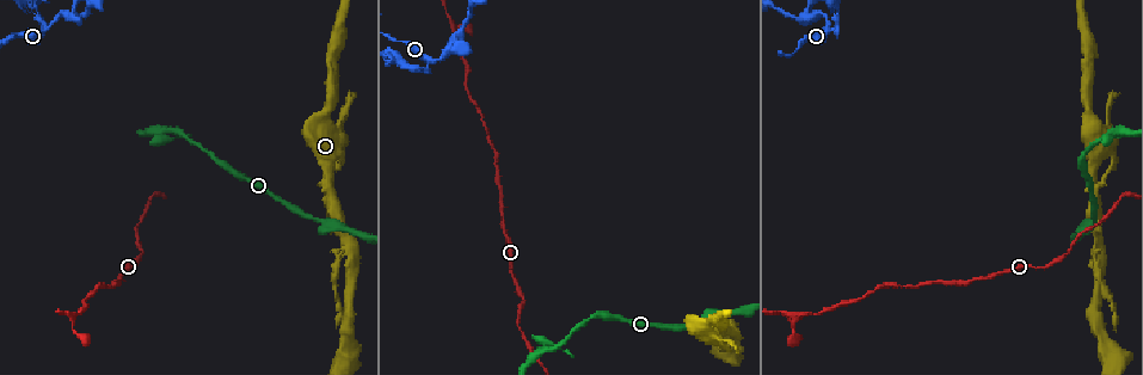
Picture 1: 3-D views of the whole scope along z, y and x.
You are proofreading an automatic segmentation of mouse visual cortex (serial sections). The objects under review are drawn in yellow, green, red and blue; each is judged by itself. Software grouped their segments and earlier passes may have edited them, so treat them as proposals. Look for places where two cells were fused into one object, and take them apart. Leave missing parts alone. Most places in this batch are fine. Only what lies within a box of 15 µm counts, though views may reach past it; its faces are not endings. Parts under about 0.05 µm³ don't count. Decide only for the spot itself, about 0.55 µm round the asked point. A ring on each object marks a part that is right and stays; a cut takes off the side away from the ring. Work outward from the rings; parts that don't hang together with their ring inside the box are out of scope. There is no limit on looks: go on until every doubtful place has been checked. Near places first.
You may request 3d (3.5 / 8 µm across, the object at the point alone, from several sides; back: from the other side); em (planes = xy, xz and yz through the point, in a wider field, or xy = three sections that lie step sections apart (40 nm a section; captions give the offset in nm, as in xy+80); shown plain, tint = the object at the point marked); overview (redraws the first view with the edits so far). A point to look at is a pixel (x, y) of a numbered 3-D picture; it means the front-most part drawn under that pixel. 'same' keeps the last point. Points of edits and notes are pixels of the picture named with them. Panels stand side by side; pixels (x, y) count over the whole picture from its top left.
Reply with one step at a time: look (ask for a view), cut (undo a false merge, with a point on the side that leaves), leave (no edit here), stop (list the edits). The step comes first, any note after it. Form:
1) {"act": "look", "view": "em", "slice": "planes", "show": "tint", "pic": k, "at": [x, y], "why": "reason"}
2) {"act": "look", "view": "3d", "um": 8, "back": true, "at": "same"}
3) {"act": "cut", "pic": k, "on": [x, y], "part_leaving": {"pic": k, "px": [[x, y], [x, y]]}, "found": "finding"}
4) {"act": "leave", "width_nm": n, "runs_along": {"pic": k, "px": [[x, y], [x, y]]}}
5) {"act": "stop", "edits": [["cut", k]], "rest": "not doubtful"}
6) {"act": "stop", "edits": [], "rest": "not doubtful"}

{"act": "look", "view": "3d", "um": 3.5, "pic": 1, "at": [353, 239], "why": "two arms in line, one across"}

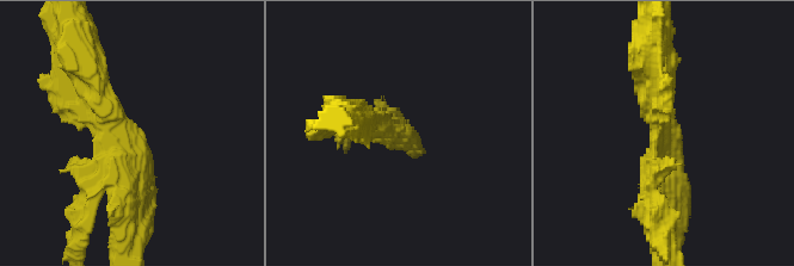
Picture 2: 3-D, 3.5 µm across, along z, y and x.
{"act": "look", "view": "em", "slice": "xy", "step": 3, "show": "plain", "pic": 2, "at": [128, 138]}

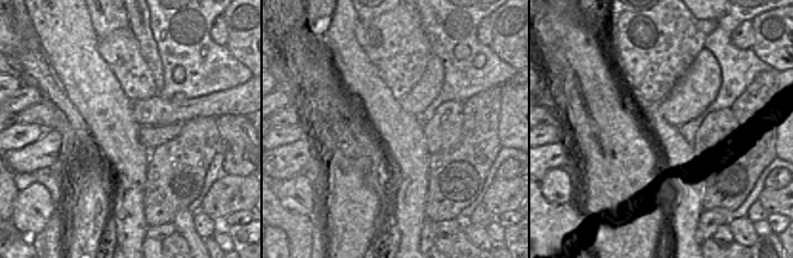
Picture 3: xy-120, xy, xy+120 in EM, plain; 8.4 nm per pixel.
{"act": "look", "view": "em", "slice": "xy", "step": 3, "show": "tint", "at": "same", "why": "where the object lies"}

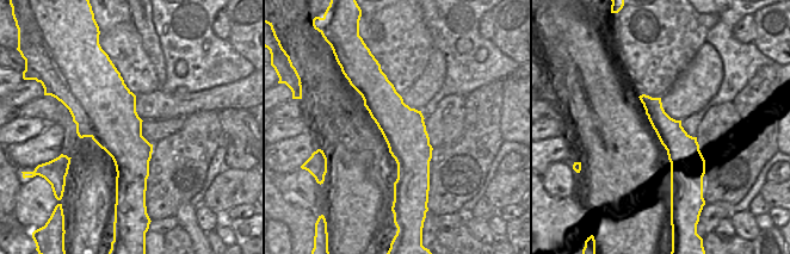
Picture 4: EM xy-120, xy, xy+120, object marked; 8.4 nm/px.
{"act": "leave", "runs_along": {"pic": 2, "px": [[91, 74], [142, 154], [139, 217]]}, "found": "continuous, no second cell"}

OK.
{"act": "look", "view": "3d", "um": 3.5, "back": true, "pic": 1, "at": [560, 343]}

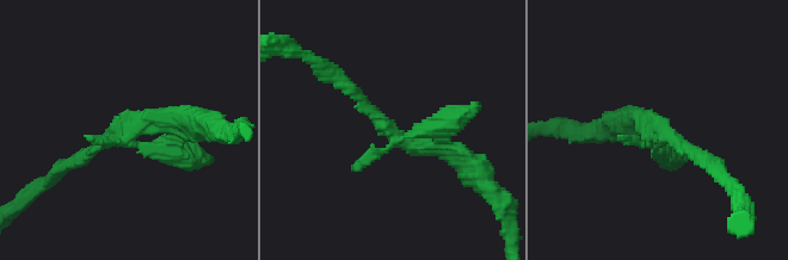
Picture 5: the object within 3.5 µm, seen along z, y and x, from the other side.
{"act": "look", "view": "em", "slice": "xy", "step": 3, "show": "tint", "pic": 5, "at": [121, 126]}

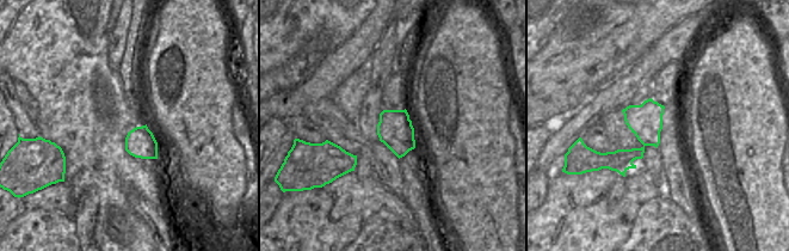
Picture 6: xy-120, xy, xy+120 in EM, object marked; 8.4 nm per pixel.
{"act": "cut", "pic": 5, "on": [461, 110], "part_leaving": {"pic": 5, "px": [[398, 140], [478, 106]]}, "found": "a second cell is stuck on"}

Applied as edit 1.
{"act": "look", "view": "3d", "um": 8, "pic": 1, "at": [42, 28], "why": "three arms meet"}

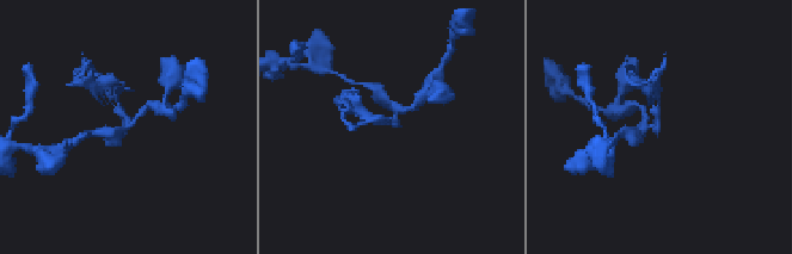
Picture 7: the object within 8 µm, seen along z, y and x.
{"act": "look", "view": "em", "slice": "planes", "show": "tint", "pic": 7, "at": [656, 123]}

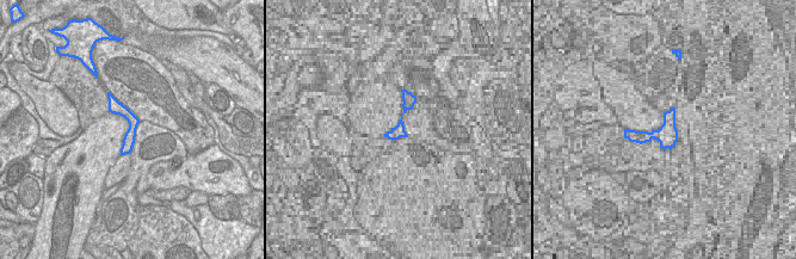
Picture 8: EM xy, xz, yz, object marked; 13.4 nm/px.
{"act": "leave", "width_nm": 160, "runs_along": {"pic": 8, "px": [[111, 99], [131, 119], [127, 150]]}, "found": "continuous, no second cell"}

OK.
{"act": "look", "view": "3d", "um": 3.5, "pic": 1, "at": [808, 18], "why": "a fork"}

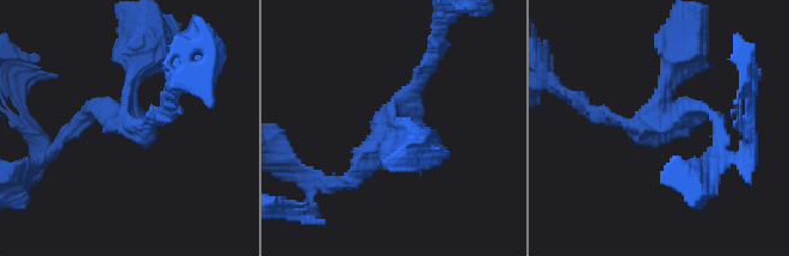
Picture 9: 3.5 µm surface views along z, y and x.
{"act": "look", "view": "em", "slice": "xy", "step": 3, "show": "plain", "pic": 9, "at": [660, 118], "arms": 3, "arm_widths_nm": [150, 200, 300], "why": "shape alone is not enough"}

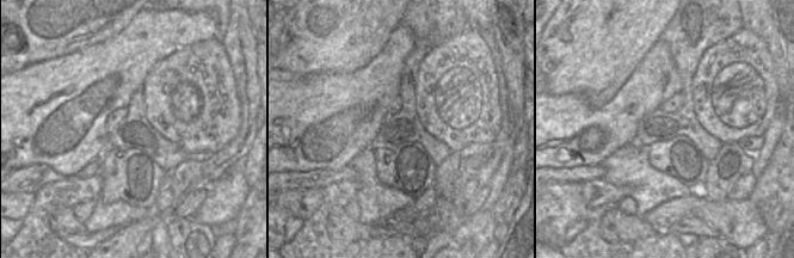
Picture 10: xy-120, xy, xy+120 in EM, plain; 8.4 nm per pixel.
{"act": "look", "view": "em", "slice": "xy", "step": 3, "show": "tint", "at": "same", "why": "with the object marked"}

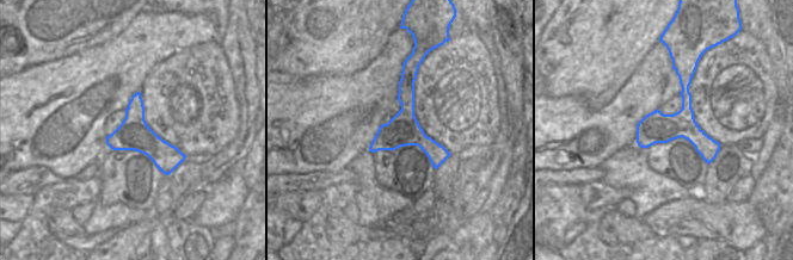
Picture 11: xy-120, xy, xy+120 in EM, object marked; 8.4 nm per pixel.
{"act": "leave", "width_nm": 260, "runs_along": {"pic": 11, "px": [[410, 67], [407, 125], [436, 163]]}, "found": "one cell here"}

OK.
{"act": "look", "view": "overview", "why": "see it whole again"}

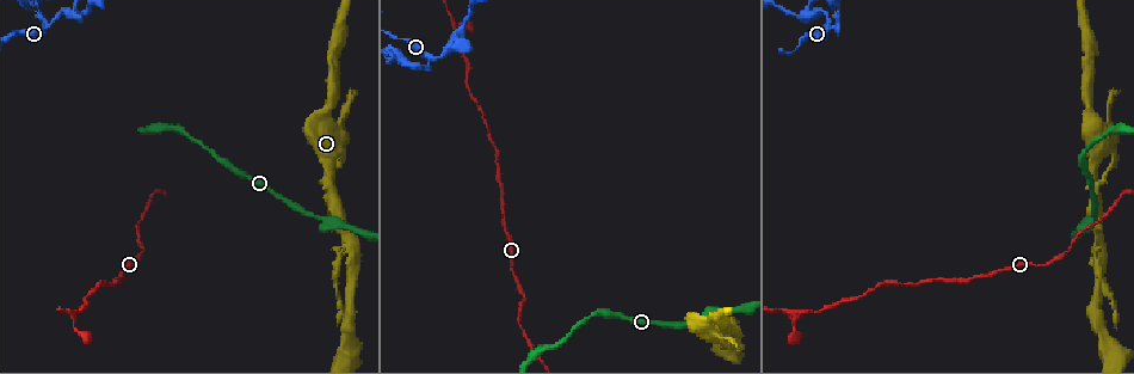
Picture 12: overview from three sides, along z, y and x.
{"act": "look", "view": "3d", "um": 3.5, "pic": 12, "at": [796, 313], "why": "three-way junction"}

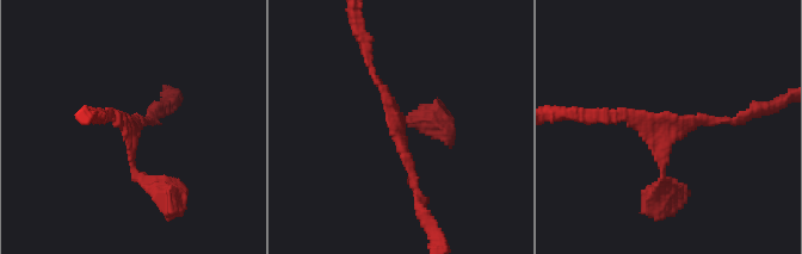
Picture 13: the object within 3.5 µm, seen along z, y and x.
{"act": "leave", "arms": 3, "arm_widths_nm": [100, 100, 150], "runs_along": {"pic": 13, "px": [[744, 116], [671, 126], [661, 190]]}, "found": "one cell here"}

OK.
{"act": "stop", "edits": [["cut", 5]], "rest": "not doubtful"}

